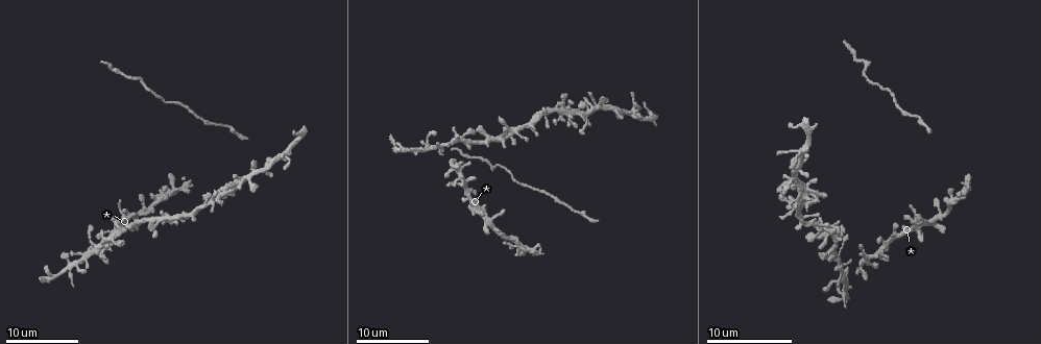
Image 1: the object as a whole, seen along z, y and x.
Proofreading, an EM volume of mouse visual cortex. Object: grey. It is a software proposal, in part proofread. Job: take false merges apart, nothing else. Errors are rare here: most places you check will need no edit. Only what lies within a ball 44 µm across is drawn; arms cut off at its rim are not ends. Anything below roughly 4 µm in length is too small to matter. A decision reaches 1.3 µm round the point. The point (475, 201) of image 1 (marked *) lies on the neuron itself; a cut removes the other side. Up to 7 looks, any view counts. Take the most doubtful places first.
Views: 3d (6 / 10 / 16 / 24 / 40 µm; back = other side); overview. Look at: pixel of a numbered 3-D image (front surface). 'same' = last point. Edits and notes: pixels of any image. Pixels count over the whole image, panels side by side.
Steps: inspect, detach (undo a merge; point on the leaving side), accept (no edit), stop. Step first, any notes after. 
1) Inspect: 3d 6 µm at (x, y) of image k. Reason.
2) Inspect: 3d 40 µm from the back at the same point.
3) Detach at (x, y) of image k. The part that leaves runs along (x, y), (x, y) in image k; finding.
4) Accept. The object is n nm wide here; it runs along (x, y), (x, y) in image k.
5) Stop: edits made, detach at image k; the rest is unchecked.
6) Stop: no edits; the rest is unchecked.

Inspect: 3d 10 µm at (88, 255) of image 1. Looks like a crossing.

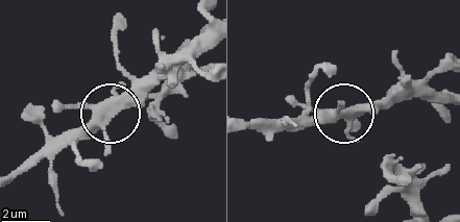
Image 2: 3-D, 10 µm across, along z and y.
Inspect: 3d 10 µm from the back at (348, 113) of image 2.

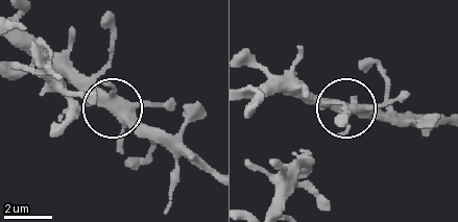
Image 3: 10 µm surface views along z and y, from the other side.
Accept. 5 arms meet here; all the same neuron.

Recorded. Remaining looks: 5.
Inspect: 3d 6 µm at (636, 111) of image 1. Small branch off a trunk.

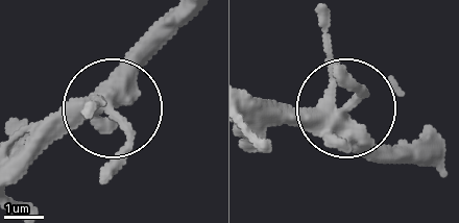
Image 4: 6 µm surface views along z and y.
Inspect: 3d 6 µm from the back at (114, 108) of image 4.

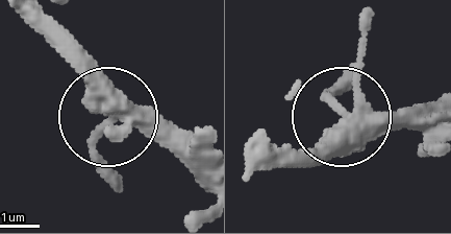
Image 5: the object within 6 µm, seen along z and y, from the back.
Accept. 5 arms meet here; one neuron here.

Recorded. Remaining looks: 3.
Inspect: 3d 10 µm at (201, 118) of image 1. Thick turns thin.

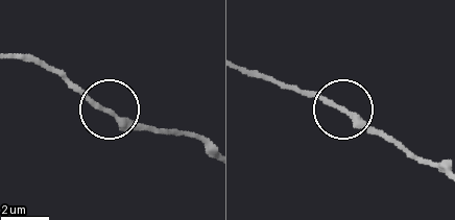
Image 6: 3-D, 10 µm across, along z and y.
Accept. Continuous, no second neuron.

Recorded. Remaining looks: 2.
Inspect: 3d 6 µm at (169, 103) of image 1. A narrow waist.

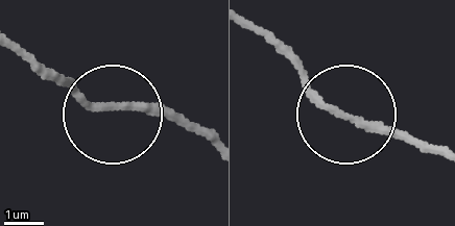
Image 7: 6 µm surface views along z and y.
Inspect: 3d 6 µm from the back at (102, 105) of image 7.

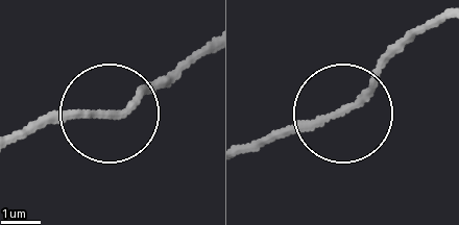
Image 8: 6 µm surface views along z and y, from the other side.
Accept. The object is 170 nm wide here; continuous, no second neuron.

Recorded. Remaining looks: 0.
Stop: no edits; the rest is unchecked.

